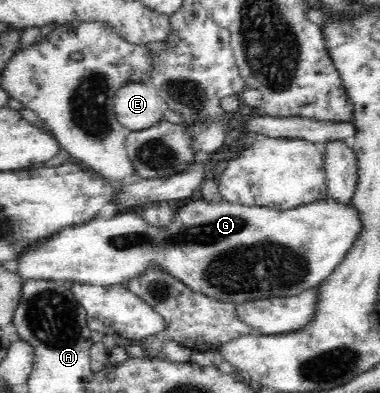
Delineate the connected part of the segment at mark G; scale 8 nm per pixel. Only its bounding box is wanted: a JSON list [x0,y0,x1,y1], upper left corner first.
[18,197,359,301]

